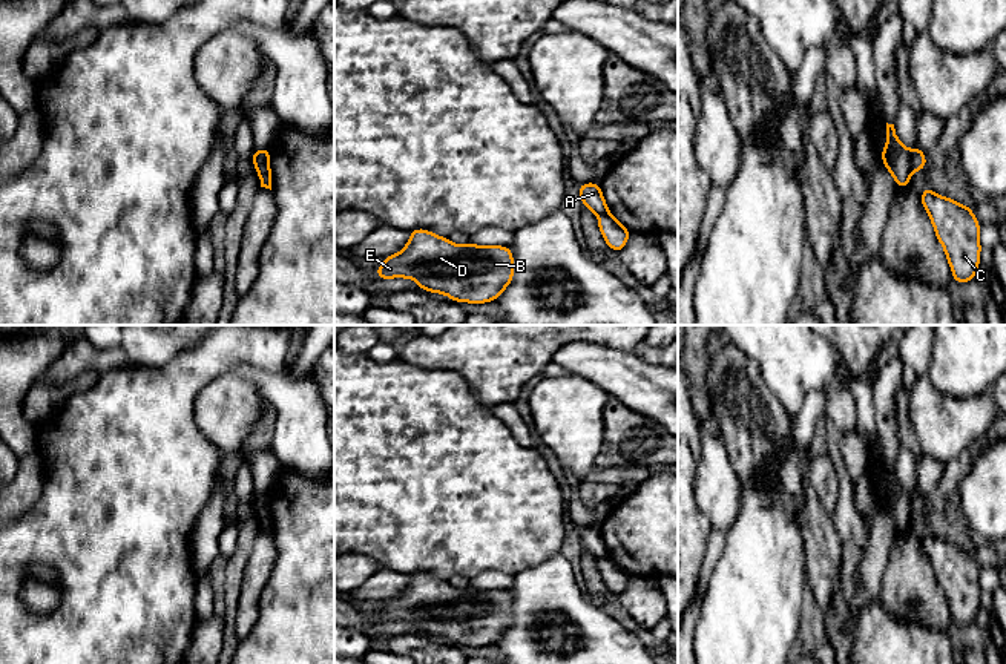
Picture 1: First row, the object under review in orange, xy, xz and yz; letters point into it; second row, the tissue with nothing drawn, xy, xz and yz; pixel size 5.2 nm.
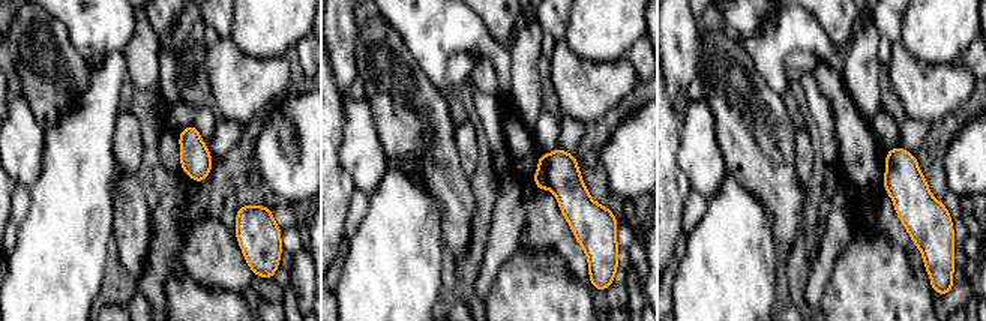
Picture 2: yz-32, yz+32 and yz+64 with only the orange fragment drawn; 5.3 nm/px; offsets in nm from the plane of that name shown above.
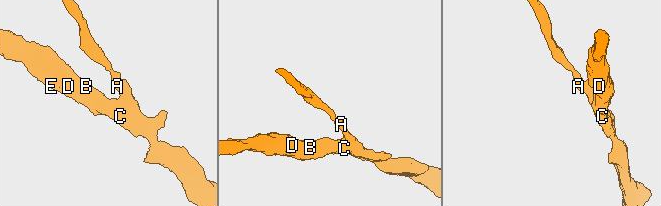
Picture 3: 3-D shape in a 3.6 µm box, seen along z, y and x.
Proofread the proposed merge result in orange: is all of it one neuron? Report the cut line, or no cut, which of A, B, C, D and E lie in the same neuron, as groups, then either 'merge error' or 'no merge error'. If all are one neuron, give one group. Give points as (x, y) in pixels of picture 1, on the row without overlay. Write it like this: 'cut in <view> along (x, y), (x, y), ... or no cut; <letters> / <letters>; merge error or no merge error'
cut in yz along (908, 494), (911, 514); A / B C D E; merge error

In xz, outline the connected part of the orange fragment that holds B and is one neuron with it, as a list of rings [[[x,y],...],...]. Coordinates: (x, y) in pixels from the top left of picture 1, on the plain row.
[[[426,572],[409,575],[408,587],[383,601],[376,618],[414,623],[420,633],[442,636],[457,647],[497,644],[514,624],[514,598],[503,589],[457,589]]]

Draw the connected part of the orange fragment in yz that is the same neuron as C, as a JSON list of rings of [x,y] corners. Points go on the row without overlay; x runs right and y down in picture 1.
[[[926,529],[920,540],[932,572],[942,587],[952,623],[957,627],[975,624],[980,610],[980,566],[971,551],[934,537]]]

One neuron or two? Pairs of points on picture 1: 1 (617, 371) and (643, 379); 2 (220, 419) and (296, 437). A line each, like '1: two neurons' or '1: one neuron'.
1: one neuron
2: two neurons

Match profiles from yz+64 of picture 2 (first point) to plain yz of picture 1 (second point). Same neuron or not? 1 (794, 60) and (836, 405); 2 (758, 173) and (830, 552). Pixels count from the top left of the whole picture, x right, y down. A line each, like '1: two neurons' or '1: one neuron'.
1: two neurons
2: one neuron

